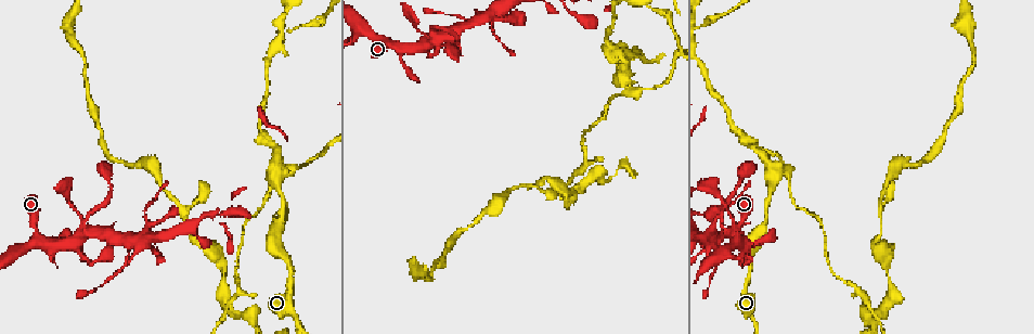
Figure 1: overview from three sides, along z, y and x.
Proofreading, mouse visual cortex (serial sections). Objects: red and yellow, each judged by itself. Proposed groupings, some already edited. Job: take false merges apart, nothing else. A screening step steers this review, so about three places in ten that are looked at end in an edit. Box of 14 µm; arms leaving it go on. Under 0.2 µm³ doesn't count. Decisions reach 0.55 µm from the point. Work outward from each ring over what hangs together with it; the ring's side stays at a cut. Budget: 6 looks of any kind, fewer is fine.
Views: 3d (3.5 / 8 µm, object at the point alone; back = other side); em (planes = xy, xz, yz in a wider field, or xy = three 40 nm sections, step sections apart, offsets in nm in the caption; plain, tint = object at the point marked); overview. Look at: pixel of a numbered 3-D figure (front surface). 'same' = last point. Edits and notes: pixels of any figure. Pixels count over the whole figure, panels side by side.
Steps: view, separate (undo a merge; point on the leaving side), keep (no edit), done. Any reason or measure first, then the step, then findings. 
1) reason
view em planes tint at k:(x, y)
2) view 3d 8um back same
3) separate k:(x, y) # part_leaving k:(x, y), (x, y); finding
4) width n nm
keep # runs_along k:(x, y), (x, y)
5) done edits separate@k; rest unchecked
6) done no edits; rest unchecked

abrupt turn
view 3d 3.5um at 1:(272, 240)

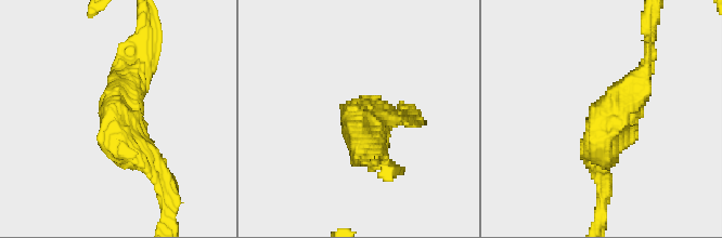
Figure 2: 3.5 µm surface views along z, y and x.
arm_widths 200, 350 nm; shape alone is not enough
view em xy step 2 tint at 2:(109, 122)

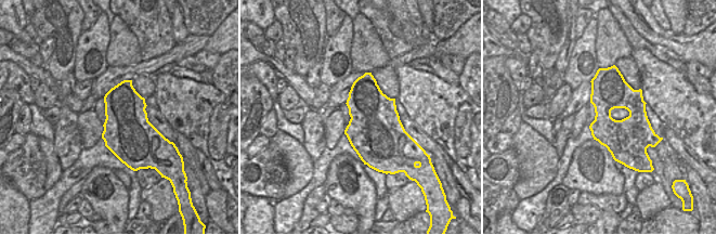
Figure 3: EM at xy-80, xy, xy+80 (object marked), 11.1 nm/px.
keep # runs_along 2:(606, 176), (601, 117), (640, 74); all the same cell

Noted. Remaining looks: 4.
abrupt turn
view 3d 3.5um at 1:(624, 84)

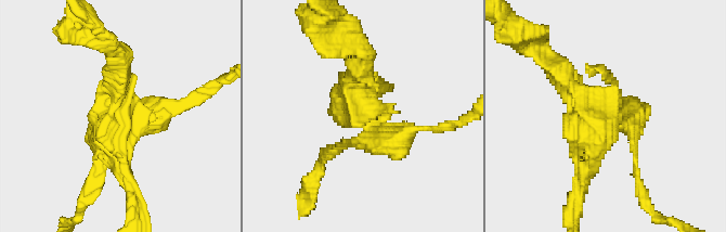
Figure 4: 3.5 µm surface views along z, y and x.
view em xy step 5 plain at 4:(362, 115)

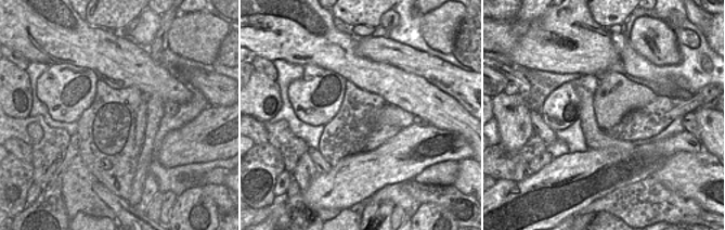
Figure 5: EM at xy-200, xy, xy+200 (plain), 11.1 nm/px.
where the object lies
view em xy step 5 tint same

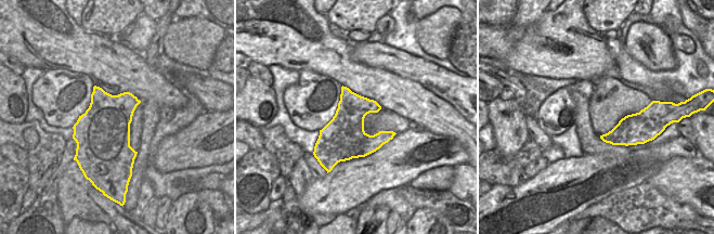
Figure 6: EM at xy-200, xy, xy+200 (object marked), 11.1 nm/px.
arms 4; arm_widths 200, 200, 300, 400 nm
separate 4:(410, 133) # part_leaving 4:(370, 129), (363, 143), (323, 157); two cells meet here

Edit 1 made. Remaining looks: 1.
done edits separate@4; rest unchecked

